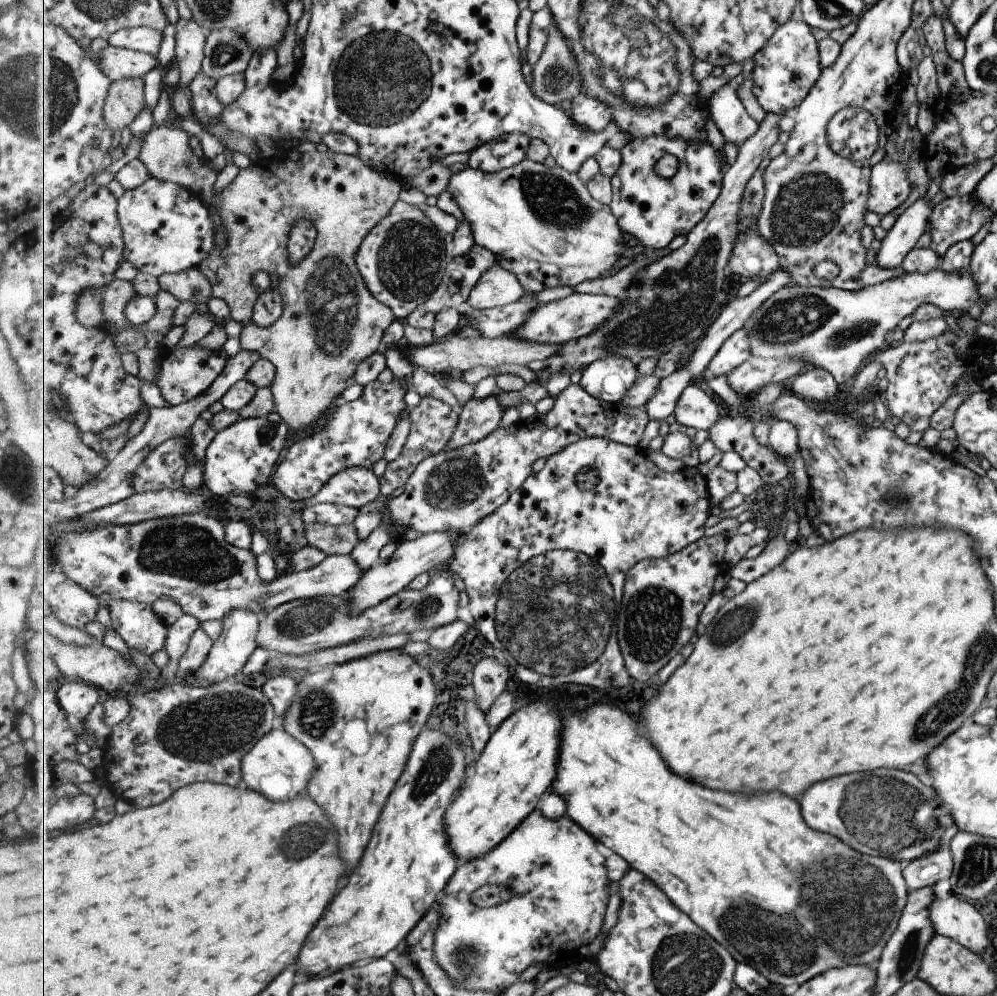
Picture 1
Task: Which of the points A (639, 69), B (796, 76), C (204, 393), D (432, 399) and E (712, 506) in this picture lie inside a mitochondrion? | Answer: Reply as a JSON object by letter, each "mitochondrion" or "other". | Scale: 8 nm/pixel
{"A":"mitochondrion","B":"mitochondrion","C":"other","D":"other","E":"other"}

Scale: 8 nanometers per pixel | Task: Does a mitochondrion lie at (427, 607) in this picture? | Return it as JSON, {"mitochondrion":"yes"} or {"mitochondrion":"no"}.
{"mitochondrion":"yes"}

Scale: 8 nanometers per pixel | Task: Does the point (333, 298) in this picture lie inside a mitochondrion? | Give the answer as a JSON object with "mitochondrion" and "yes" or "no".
{"mitochondrion":"yes"}

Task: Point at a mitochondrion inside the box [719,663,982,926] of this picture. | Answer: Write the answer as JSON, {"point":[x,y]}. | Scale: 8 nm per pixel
{"point":[888,814]}

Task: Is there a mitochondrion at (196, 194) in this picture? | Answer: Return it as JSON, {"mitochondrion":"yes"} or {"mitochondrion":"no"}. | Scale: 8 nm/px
{"mitochondrion":"no"}

